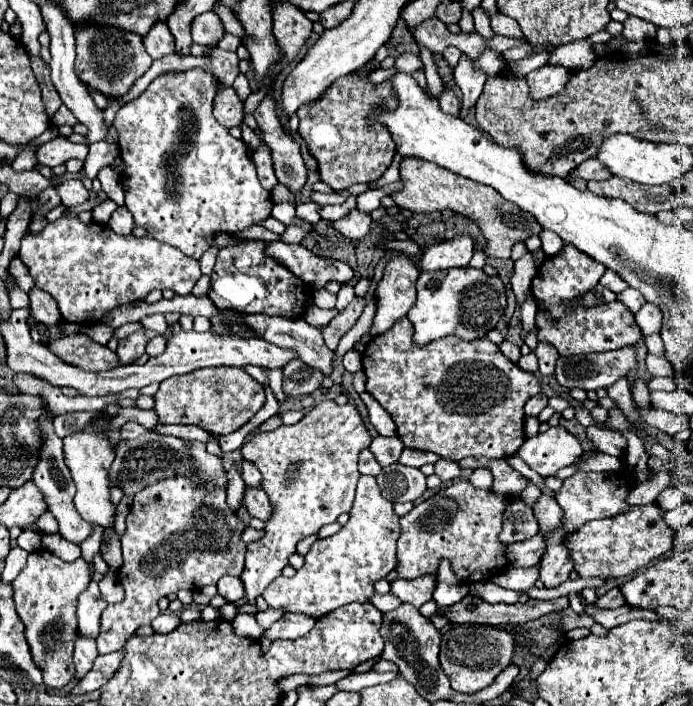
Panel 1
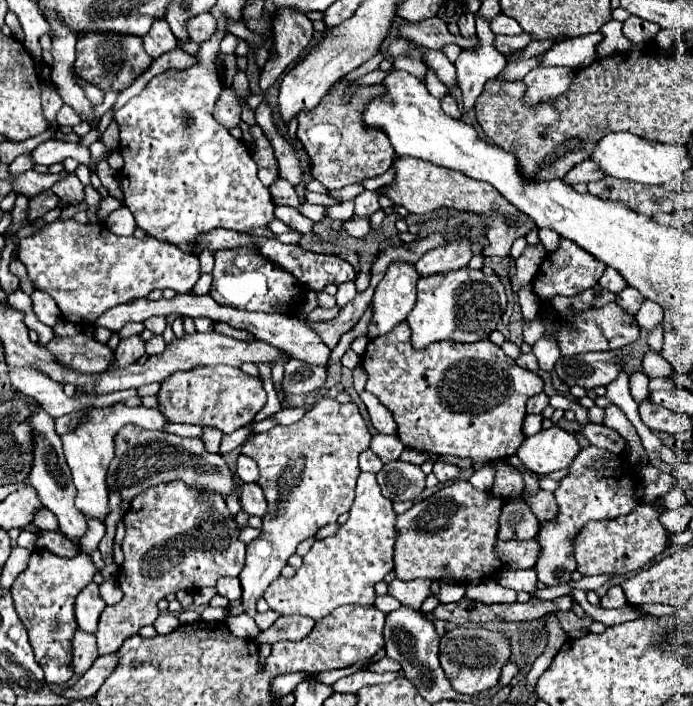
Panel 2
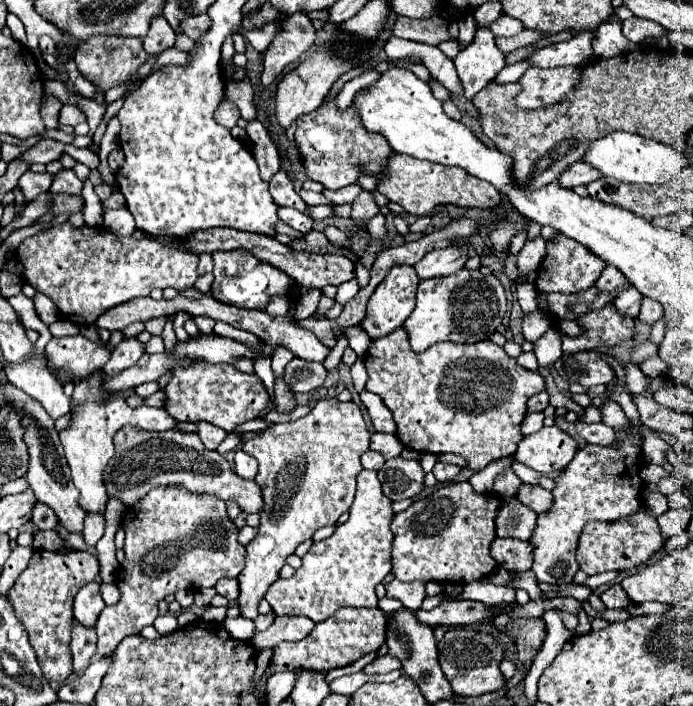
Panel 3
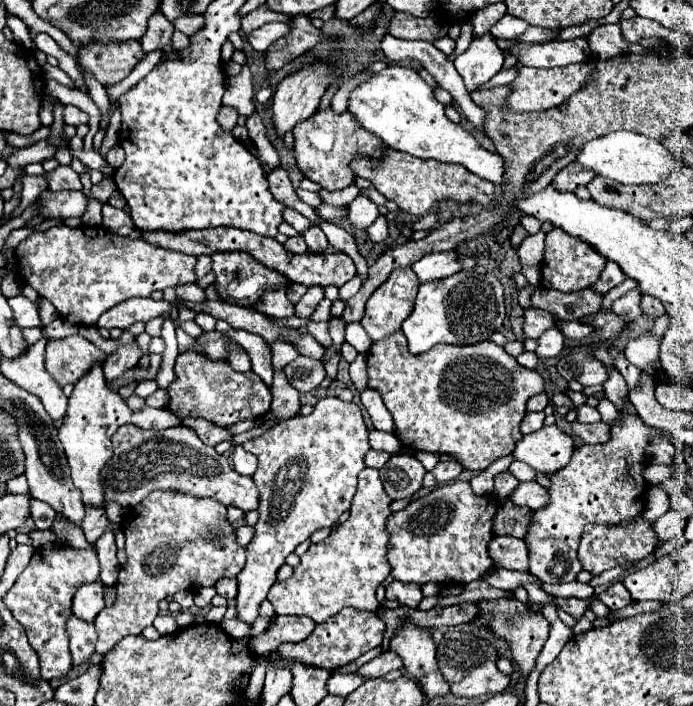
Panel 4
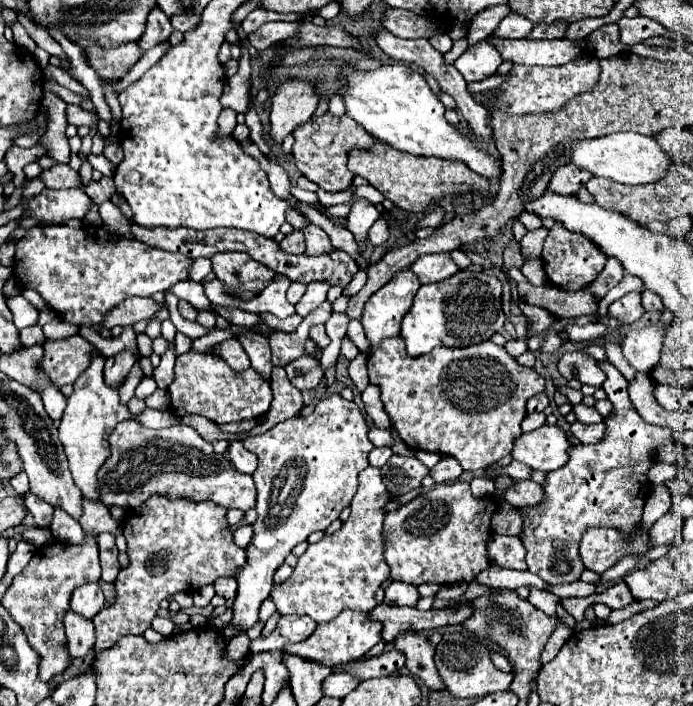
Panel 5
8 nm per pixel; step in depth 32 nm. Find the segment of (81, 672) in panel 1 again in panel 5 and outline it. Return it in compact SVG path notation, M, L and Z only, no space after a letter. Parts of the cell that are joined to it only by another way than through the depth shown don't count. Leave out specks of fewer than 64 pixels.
M68 610L64 616L64 628L68 636L70 656L84 658L94 648L94 642L96 642L92 620L86 620L84 616L78 616L76 612Z

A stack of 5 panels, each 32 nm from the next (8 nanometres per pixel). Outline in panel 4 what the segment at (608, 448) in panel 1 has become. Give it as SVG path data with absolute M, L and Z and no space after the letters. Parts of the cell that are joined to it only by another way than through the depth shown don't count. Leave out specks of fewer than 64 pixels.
M574 422L574 434L580 436L586 444L604 444L604 442L608 442L610 426L604 422L598 422L598 424Z

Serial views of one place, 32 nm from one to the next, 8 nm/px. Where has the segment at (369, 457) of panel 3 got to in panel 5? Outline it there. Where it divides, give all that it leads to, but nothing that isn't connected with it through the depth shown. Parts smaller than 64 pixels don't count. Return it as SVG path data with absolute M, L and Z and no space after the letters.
M372 448L370 454L368 454L368 464L376 466L376 468L382 468L382 464L386 464L392 454L394 452L390 448Z

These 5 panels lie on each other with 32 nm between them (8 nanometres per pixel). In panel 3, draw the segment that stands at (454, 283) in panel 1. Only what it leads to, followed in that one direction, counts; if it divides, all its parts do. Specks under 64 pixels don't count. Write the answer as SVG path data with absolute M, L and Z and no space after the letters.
M462 268L456 274L420 280L416 308L406 318L404 328L408 332L410 344L414 352L424 352L436 342L458 342L458 344L474 344L480 340L488 340L496 326L502 322L506 312L506 294L500 280L490 274L484 276L480 270Z

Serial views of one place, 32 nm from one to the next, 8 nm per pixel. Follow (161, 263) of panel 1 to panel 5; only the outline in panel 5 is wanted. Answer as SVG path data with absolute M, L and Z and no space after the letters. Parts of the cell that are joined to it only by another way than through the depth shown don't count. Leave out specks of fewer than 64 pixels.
M34 226L16 242L14 276L24 288L36 290L70 324L100 326L104 314L126 298L152 296L176 282L190 280L192 262L188 256L158 250L136 238L118 236L94 226Z

